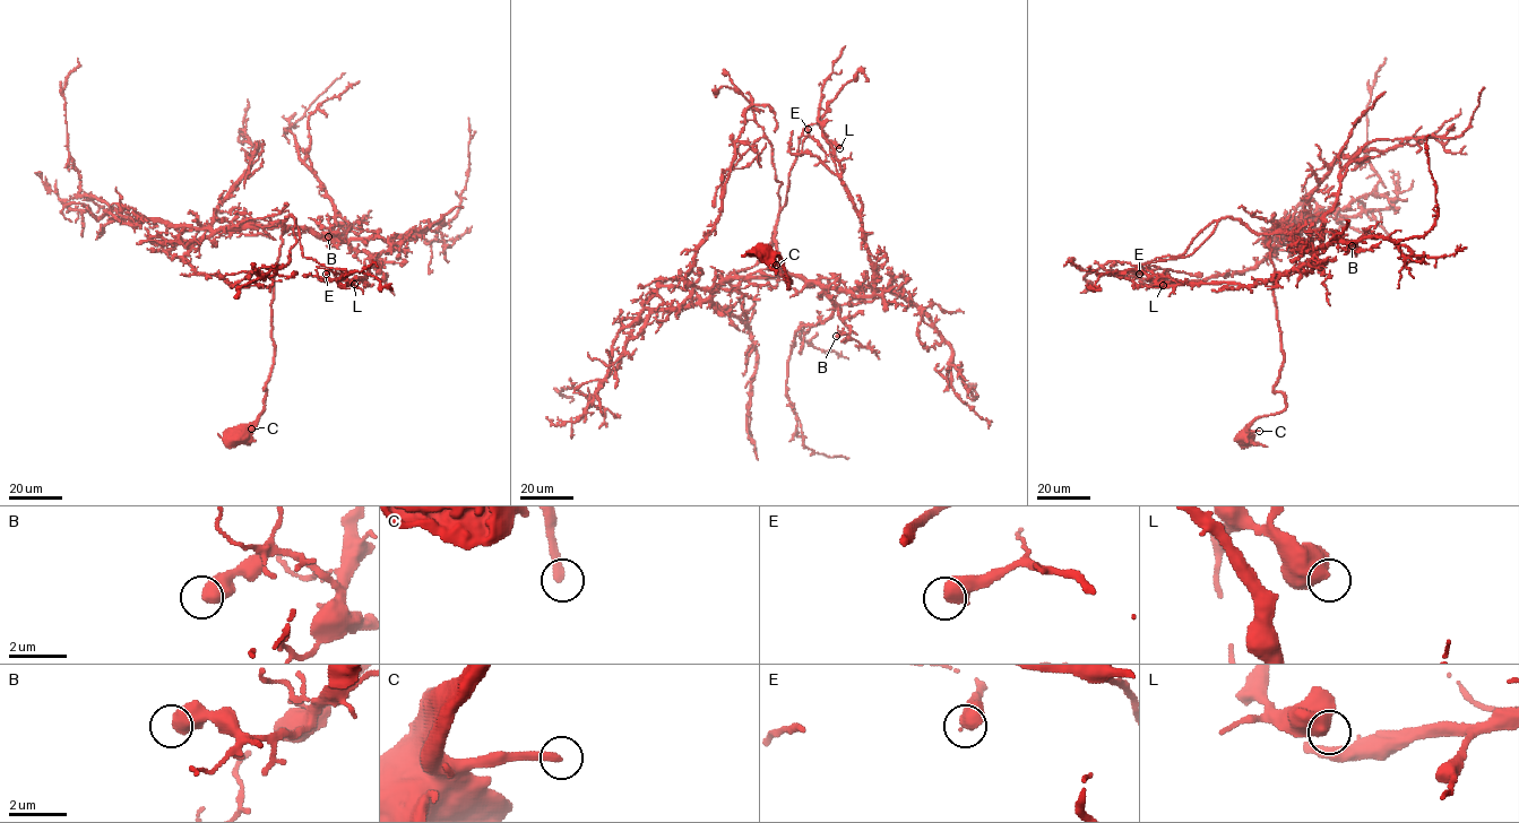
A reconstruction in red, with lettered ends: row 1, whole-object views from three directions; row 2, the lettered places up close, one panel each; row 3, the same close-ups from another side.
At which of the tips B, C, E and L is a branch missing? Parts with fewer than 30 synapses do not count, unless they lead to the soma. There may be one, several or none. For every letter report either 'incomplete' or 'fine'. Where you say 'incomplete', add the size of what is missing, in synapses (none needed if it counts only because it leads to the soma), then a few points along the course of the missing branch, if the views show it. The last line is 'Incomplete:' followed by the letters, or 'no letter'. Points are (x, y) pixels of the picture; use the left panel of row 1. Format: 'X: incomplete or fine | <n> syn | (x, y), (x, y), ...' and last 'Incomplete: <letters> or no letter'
B: fine
C: fine
E: fine
L: fine
Incomplete: no letter

